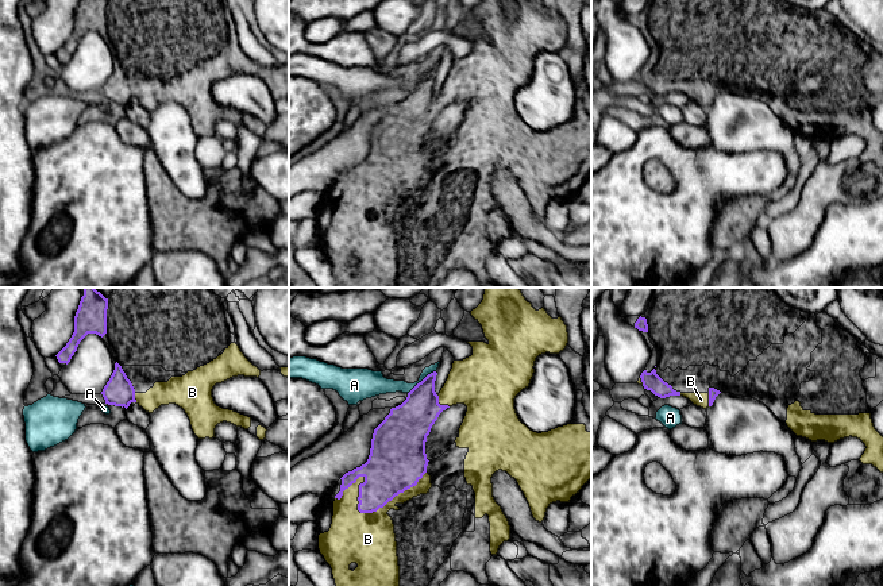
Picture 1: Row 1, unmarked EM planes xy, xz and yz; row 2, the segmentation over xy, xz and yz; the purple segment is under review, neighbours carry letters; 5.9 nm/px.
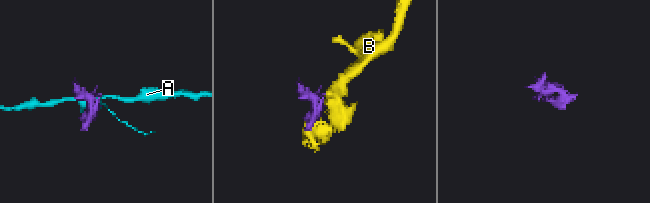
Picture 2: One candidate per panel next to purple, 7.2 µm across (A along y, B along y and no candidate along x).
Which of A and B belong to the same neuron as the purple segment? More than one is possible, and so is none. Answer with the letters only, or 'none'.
B

